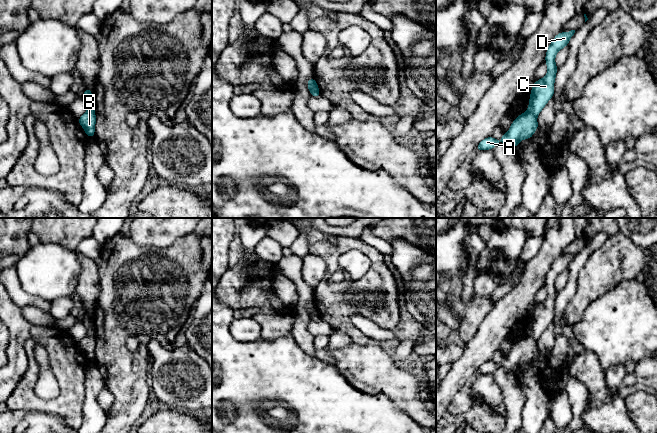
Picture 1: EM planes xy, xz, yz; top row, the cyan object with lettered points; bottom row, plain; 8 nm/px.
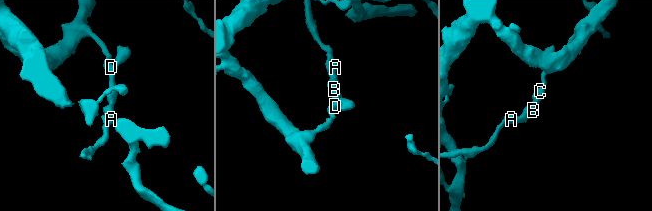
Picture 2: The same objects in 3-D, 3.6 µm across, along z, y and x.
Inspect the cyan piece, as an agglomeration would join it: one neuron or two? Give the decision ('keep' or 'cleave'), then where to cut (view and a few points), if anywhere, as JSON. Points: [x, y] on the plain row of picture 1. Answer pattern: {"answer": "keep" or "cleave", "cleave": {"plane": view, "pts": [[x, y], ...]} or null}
{"answer": "cleave", "cleave": {"plane": "yz", "pts": [[528, 334], [536, 340]]}}

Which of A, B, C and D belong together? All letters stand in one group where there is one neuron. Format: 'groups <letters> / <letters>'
groups A B / C D

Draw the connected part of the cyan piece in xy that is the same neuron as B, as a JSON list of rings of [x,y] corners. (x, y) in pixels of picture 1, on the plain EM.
[[[86,336],[78,342],[78,346],[83,351],[88,362],[92,362],[95,359],[95,337]]]

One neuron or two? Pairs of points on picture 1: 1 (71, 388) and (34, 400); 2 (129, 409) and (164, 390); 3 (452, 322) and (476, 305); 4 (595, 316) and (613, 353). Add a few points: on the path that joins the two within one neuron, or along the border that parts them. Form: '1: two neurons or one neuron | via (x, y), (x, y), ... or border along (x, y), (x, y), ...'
1: one neuron | via (62, 397), (55, 404), (43, 404)
2: two neurons | border along (149, 375), (149, 387), (152, 391)
3: two neurons | border along (452, 295), (452, 311), (459, 320), (459, 329)
4: one neuron | via (604, 325), (613, 334), (613, 344)

